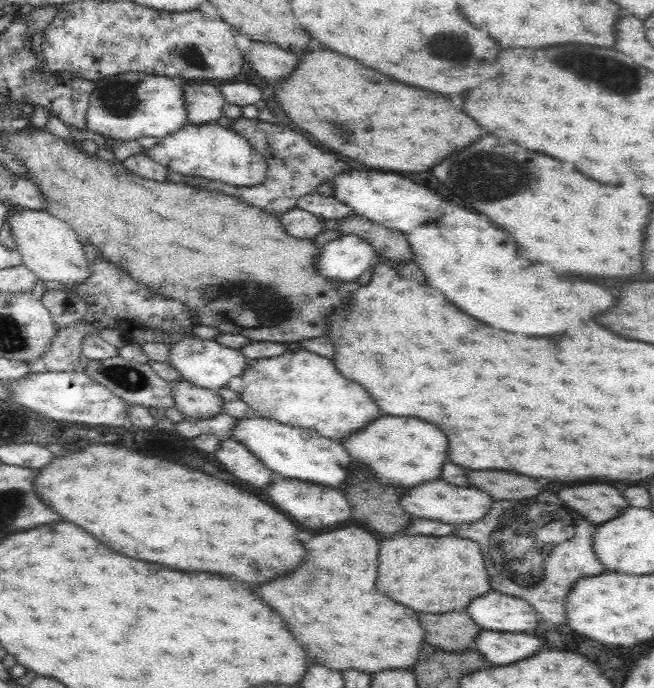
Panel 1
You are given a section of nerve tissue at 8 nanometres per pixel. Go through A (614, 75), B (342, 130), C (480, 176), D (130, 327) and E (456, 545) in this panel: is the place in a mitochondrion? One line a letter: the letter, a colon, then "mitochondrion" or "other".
A: mitochondrion
B: mitochondrion
C: mitochondrion
D: other
E: other

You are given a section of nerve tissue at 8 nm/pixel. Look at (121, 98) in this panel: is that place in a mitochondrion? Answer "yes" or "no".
yes

